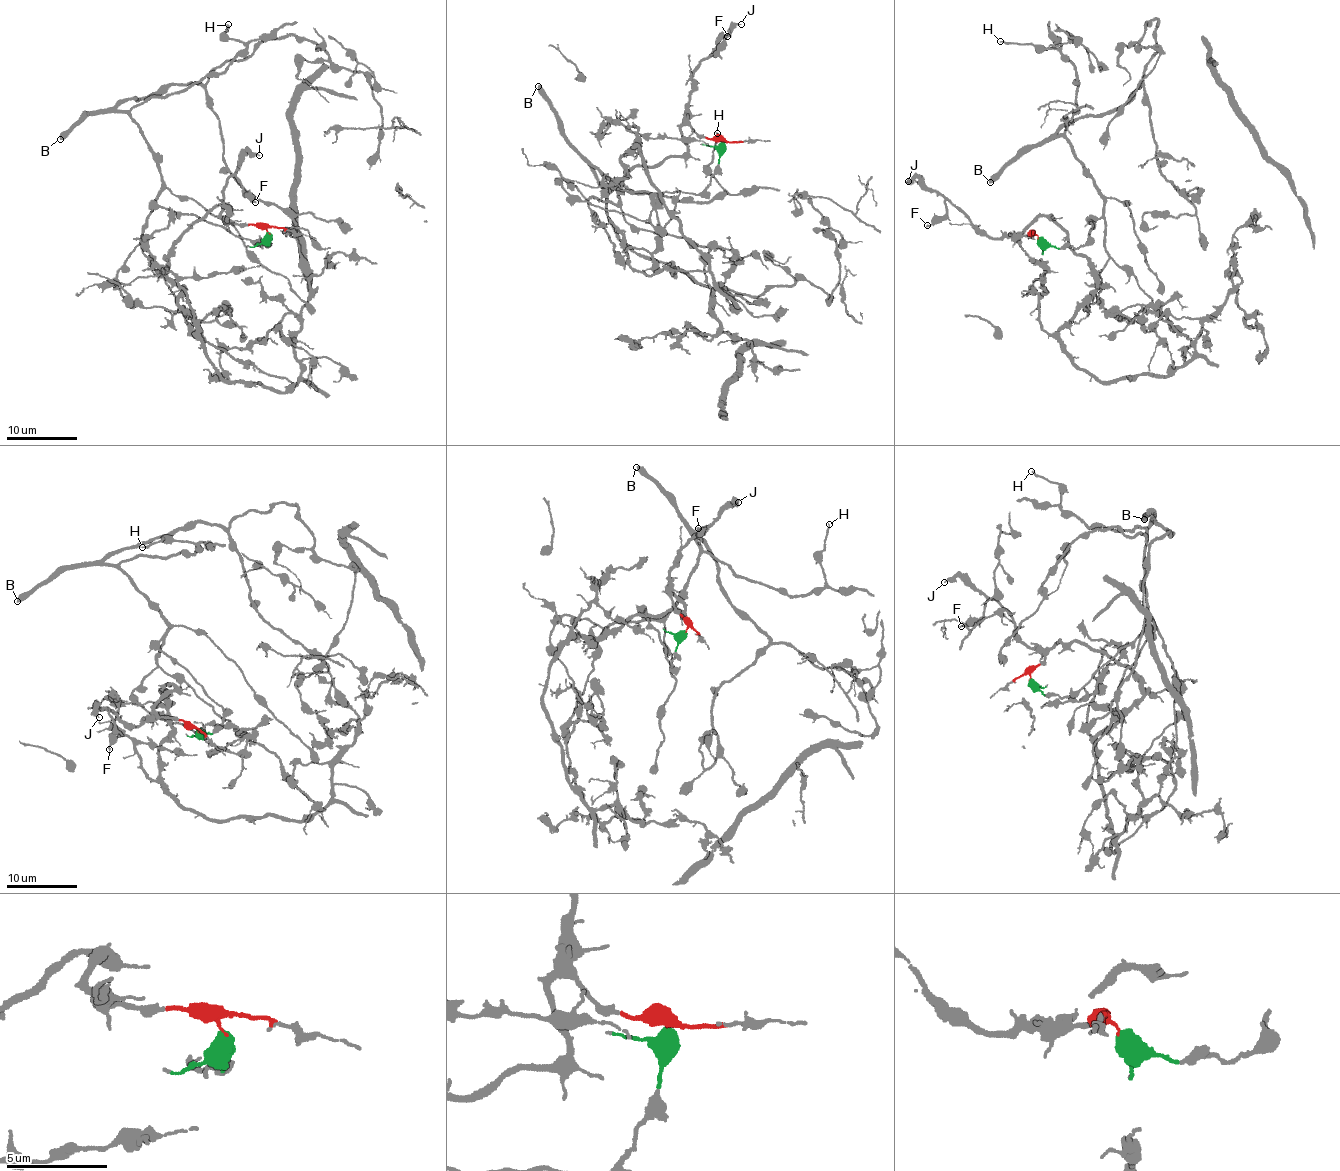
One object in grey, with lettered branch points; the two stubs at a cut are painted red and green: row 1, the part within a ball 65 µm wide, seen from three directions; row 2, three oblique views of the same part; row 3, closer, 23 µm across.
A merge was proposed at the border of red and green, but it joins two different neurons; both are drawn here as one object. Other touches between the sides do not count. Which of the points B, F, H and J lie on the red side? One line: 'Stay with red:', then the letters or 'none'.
Stay with red: F, J

